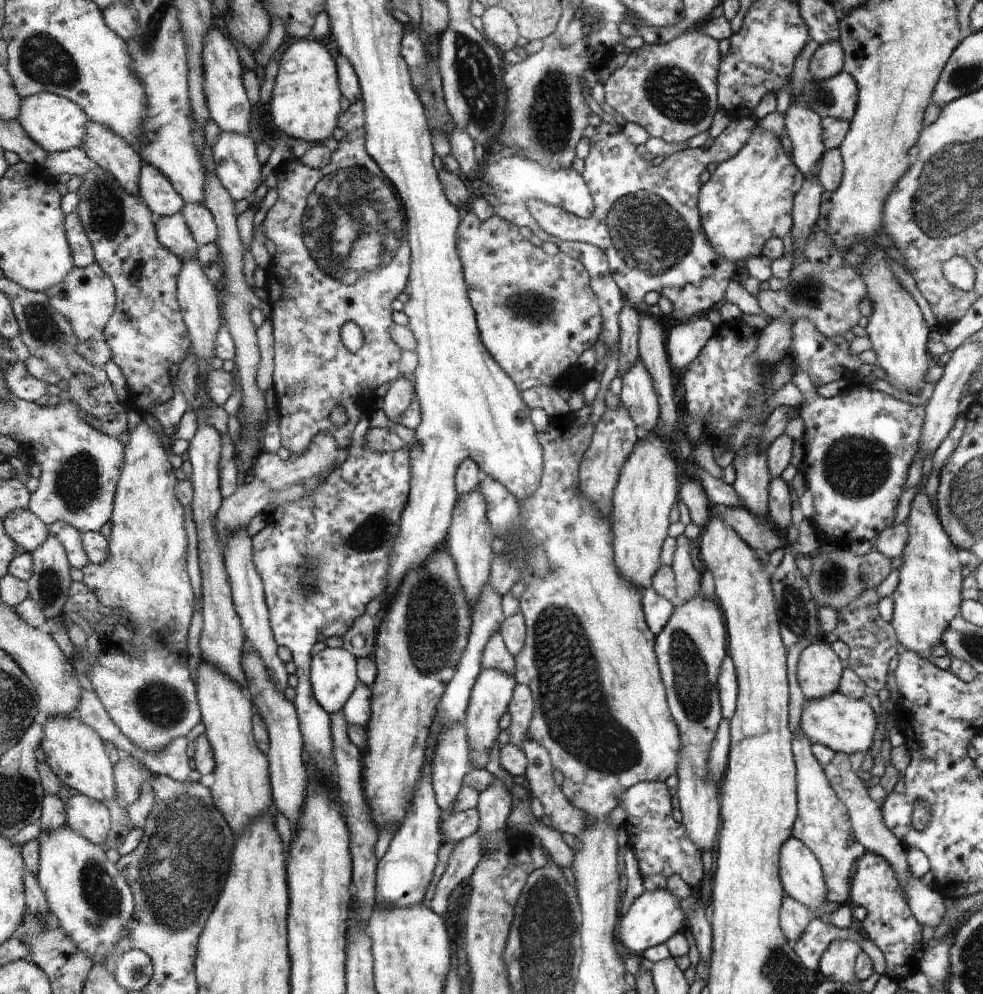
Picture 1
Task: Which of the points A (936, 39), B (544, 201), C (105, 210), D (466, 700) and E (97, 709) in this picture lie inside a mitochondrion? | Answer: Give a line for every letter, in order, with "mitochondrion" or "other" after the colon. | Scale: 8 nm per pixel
A: other
B: other
C: mitochondrion
D: other
E: other

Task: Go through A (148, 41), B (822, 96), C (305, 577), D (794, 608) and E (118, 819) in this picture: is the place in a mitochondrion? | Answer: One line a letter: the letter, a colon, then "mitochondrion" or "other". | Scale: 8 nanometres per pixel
A: mitochondrion
B: mitochondrion
C: mitochondrion
D: mitochondrion
E: other

